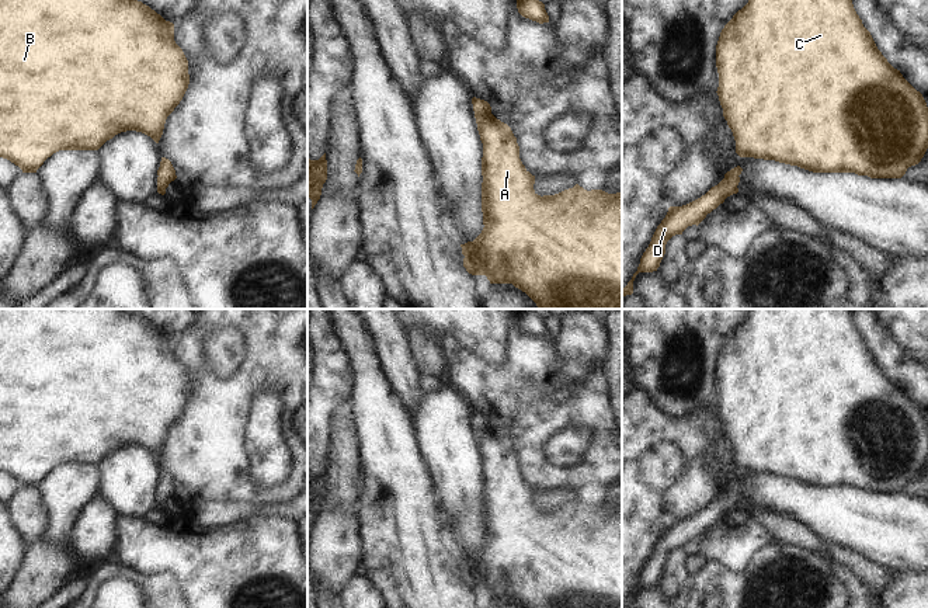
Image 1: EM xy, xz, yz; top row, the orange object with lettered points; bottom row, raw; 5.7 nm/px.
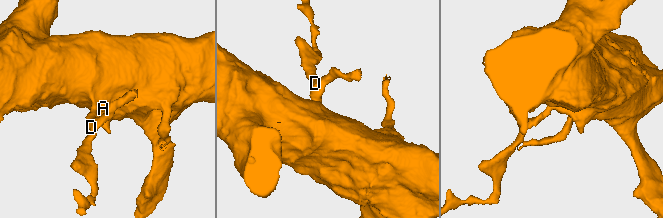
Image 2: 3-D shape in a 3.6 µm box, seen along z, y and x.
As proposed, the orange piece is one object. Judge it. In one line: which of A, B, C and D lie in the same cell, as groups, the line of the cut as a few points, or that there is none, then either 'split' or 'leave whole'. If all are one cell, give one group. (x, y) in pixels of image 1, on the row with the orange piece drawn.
A B C D | no cut | leave whole

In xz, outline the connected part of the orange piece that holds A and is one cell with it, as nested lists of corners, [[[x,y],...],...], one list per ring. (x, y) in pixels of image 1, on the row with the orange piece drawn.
[[[473,97],[472,104],[477,131],[483,143],[482,212],[484,227],[473,242],[460,244],[466,271],[472,275],[486,275],[490,284],[512,284],[515,288],[525,292],[539,309],[622,309],[622,191],[616,194],[608,194],[602,190],[587,191],[576,184],[573,188],[555,195],[538,195],[533,190],[535,176],[522,164],[519,159],[519,146],[511,128],[491,114],[491,107],[487,101]]]

